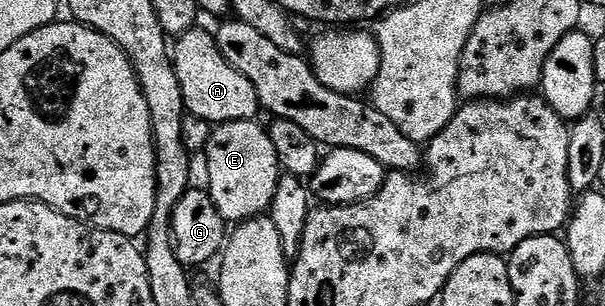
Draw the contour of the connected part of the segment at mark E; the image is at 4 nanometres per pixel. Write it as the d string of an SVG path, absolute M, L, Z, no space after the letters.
M239 119L233 123L213 126L208 142L206 190L228 225L245 223L248 219L263 216L274 201L275 189L282 176L274 141L270 141L267 130L258 124L256 121Z

